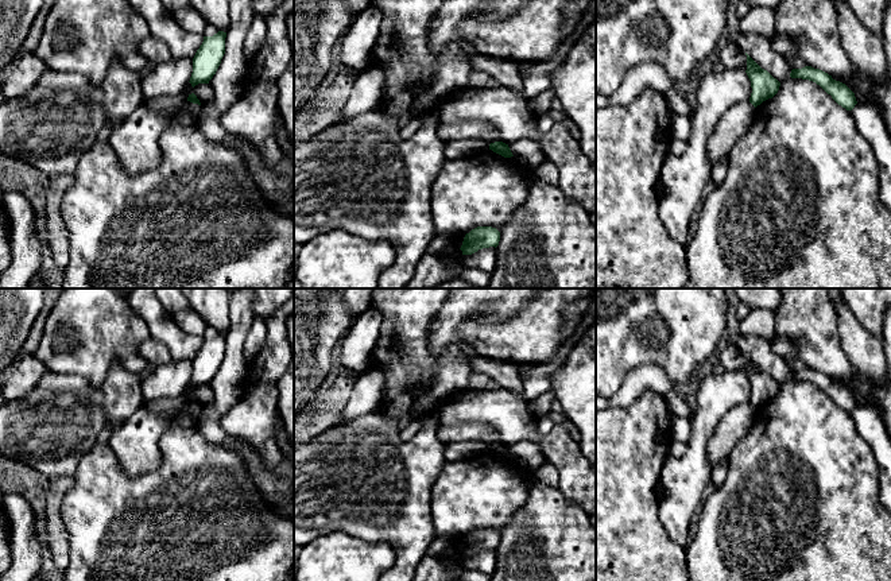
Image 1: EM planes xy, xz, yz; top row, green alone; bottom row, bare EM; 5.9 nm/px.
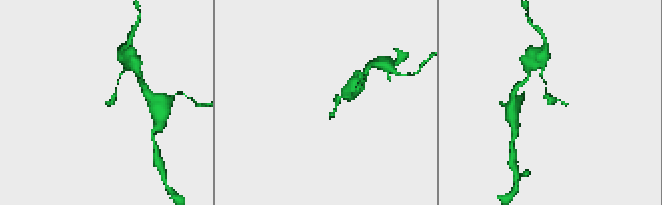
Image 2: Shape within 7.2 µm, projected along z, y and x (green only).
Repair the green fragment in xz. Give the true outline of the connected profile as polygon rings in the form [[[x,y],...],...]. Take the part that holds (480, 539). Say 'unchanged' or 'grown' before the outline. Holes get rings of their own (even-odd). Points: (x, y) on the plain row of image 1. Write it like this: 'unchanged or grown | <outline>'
unchanged | [[[477,528],[465,537],[461,553],[462,557],[472,557],[483,550],[497,549],[500,534],[492,528]]]

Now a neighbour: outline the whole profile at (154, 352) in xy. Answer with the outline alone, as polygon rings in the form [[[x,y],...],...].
[[[152,337],[140,344],[139,353],[150,364],[150,368],[162,365],[166,361],[171,360],[168,348],[163,342]]]

